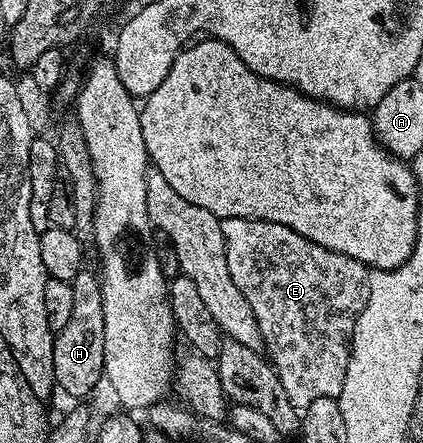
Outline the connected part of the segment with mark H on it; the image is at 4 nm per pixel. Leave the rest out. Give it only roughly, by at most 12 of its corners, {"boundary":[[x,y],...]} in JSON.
{"boundary":[[89,267],[71,283],[55,334],[57,389],[85,397],[105,371],[103,291]]}

